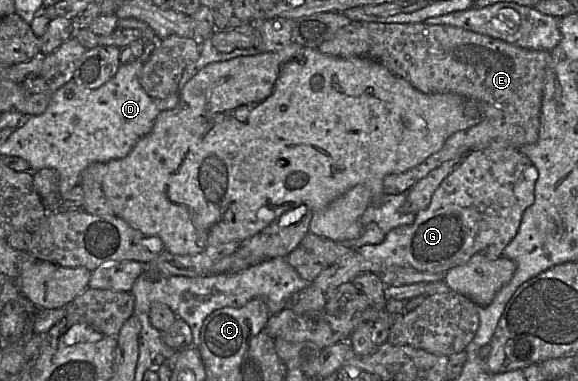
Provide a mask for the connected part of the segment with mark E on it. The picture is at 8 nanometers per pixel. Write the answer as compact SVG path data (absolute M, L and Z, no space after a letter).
M354 21L347 26L341 28L337 31L333 38L322 43L318 48L319 52L325 55L339 57L339 58L351 58L360 57L367 58L377 61L384 67L386 67L393 74L407 80L414 88L417 90L428 93L428 94L439 94L439 93L455 93L461 95L467 99L477 102L483 112L483 120L475 126L468 129L458 131L451 135L443 145L443 147L436 153L430 155L419 165L407 170L403 173L393 173L387 175L383 180L383 189L386 194L396 195L412 188L419 180L423 179L428 173L430 173L435 168L441 166L443 163L452 160L456 157L465 157L470 152L485 149L490 146L511 146L519 149L522 145L534 144L537 142L539 137L539 127L540 127L540 113L541 113L541 101L543 95L543 81L546 69L550 63L551 55L550 51L535 51L524 49L499 39L494 39L492 37L468 31L459 27L447 26L447 25L428 25L424 22L414 23L414 24L382 24L374 22L363 22Z

